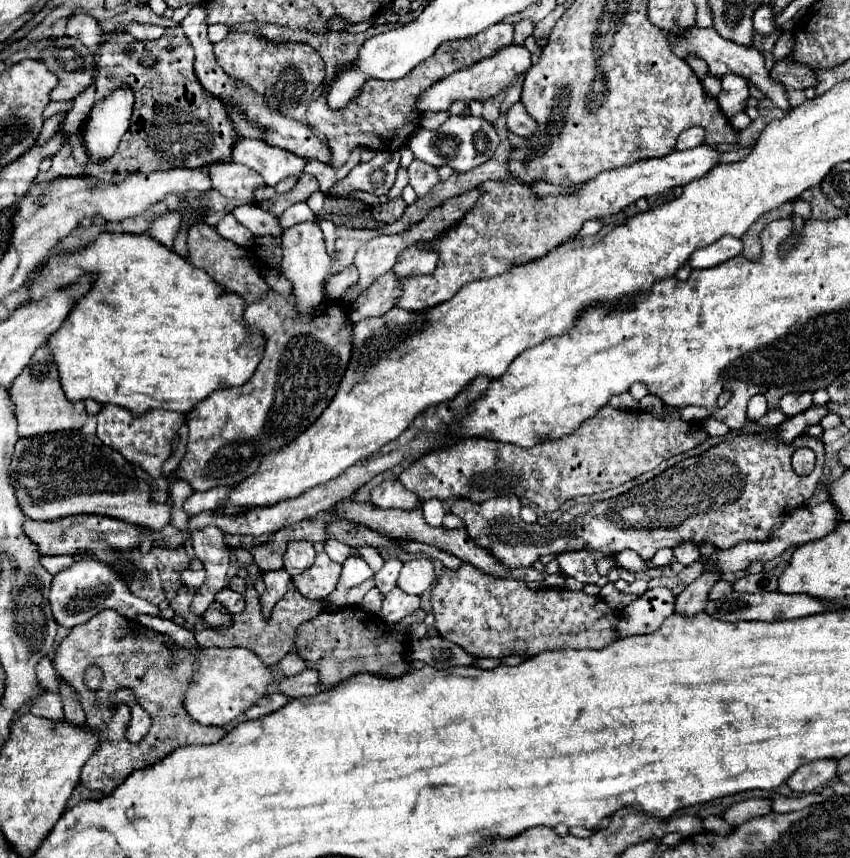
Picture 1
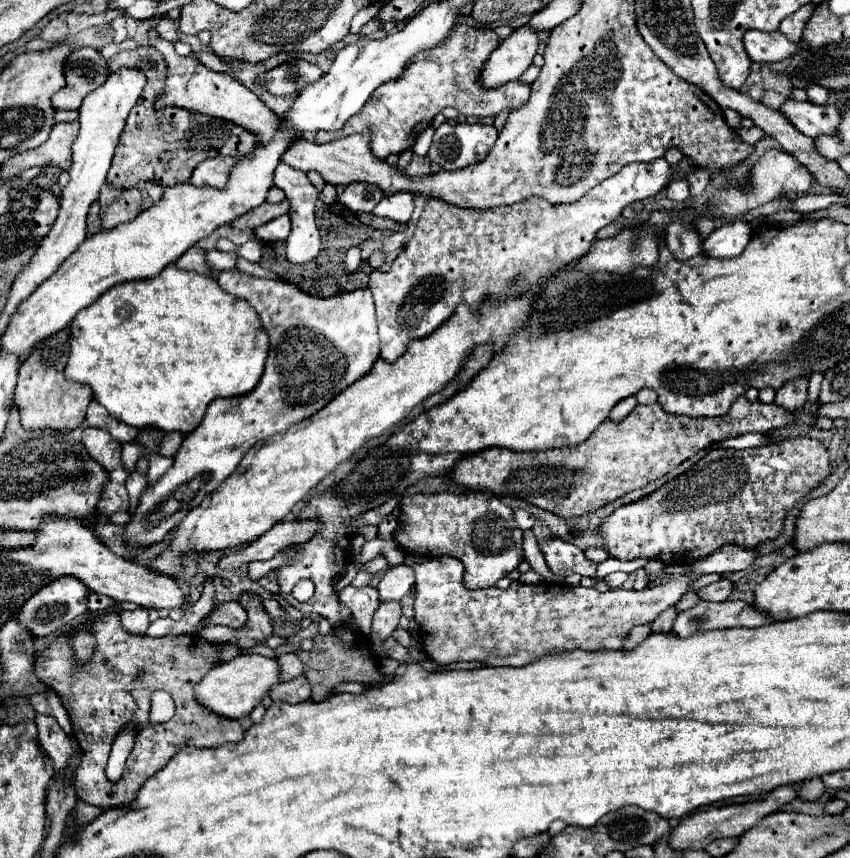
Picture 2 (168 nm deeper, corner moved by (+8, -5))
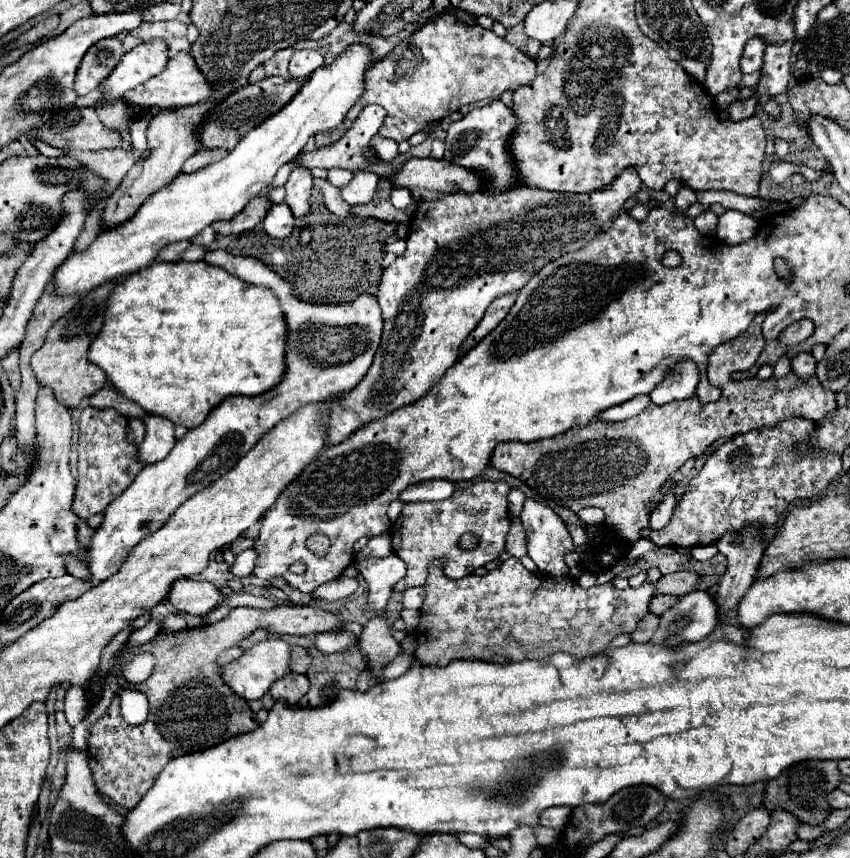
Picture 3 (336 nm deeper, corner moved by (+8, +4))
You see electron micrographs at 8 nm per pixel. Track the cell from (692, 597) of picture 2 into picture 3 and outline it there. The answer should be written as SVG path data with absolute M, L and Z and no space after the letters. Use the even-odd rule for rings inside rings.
M654 596L654 598L650 600L648 610L654 612L656 616L660 616L660 614L664 614L674 602L676 602L676 596Z

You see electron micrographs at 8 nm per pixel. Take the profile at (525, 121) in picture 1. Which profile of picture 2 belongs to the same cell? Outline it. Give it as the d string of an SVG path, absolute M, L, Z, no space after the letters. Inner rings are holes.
M460 23L460 27L456 27L456 31L448 37L448 43L418 55L400 79L378 87L362 111L348 119L342 131L318 131L316 143L330 143L354 133L368 133L372 139L372 153L378 159L386 159L388 155L408 151L414 145L416 135L420 135L444 107L460 109L462 115L476 117L496 117L504 109L518 109L528 101L530 85L507 83L496 89L480 89L476 83L484 61L496 49L496 45L500 45L500 39L492 29L476 29Z

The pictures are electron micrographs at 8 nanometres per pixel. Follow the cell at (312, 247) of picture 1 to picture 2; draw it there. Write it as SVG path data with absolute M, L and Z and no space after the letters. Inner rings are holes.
M280 163L274 171L274 185L280 187L286 193L286 199L290 201L290 217L292 217L292 233L286 239L286 259L294 265L298 263L308 263L316 259L320 251L320 233L318 227L314 225L314 203L318 199L318 191L312 187L304 171L292 169L286 163Z

